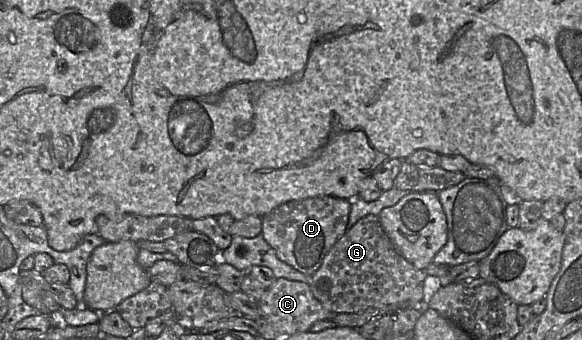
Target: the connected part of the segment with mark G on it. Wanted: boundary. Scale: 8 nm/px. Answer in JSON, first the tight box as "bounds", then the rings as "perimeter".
{"bounds":[309,215,427,314],"perimeter":[[[376,215],[359,219],[340,237],[325,255],[320,267],[309,277],[309,287],[314,297],[332,313],[362,313],[369,308],[385,314],[414,309],[423,299],[427,274],[402,257],[383,230]]]}

